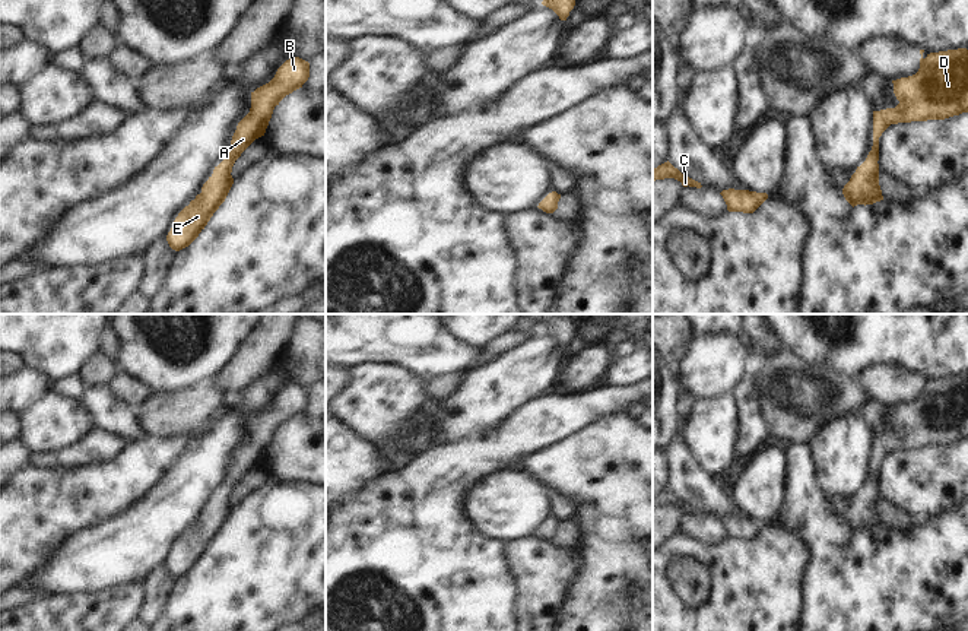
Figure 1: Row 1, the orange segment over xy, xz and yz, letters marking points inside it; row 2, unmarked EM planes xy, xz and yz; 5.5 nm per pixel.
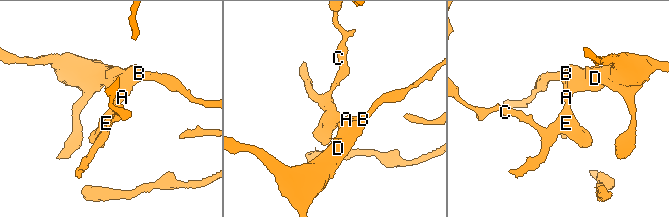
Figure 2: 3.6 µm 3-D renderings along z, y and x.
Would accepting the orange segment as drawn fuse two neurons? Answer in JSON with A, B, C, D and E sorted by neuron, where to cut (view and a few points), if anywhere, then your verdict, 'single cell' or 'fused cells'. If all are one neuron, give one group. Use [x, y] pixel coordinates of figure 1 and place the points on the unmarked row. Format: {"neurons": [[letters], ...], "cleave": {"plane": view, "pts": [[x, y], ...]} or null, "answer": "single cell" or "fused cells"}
{"neurons": [["A", "B", "C", "D", "E"]], "cleave": null, "answer": "single cell"}

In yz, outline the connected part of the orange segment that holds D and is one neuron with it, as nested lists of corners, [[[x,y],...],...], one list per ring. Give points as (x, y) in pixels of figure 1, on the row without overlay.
[[[920,377],[920,396],[915,402],[892,408],[894,421],[899,431],[895,435],[873,438],[873,473],[866,488],[857,494],[850,508],[844,513],[842,521],[854,535],[857,532],[873,532],[883,527],[879,513],[879,464],[891,453],[898,450],[945,447],[968,440],[968,377],[948,377],[930,380],[923,384]]]

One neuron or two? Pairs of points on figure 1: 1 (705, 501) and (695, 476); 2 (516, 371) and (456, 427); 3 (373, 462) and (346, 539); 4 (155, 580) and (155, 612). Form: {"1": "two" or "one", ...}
{"1": "one", "2": "one", "3": "two", "4": "one"}

